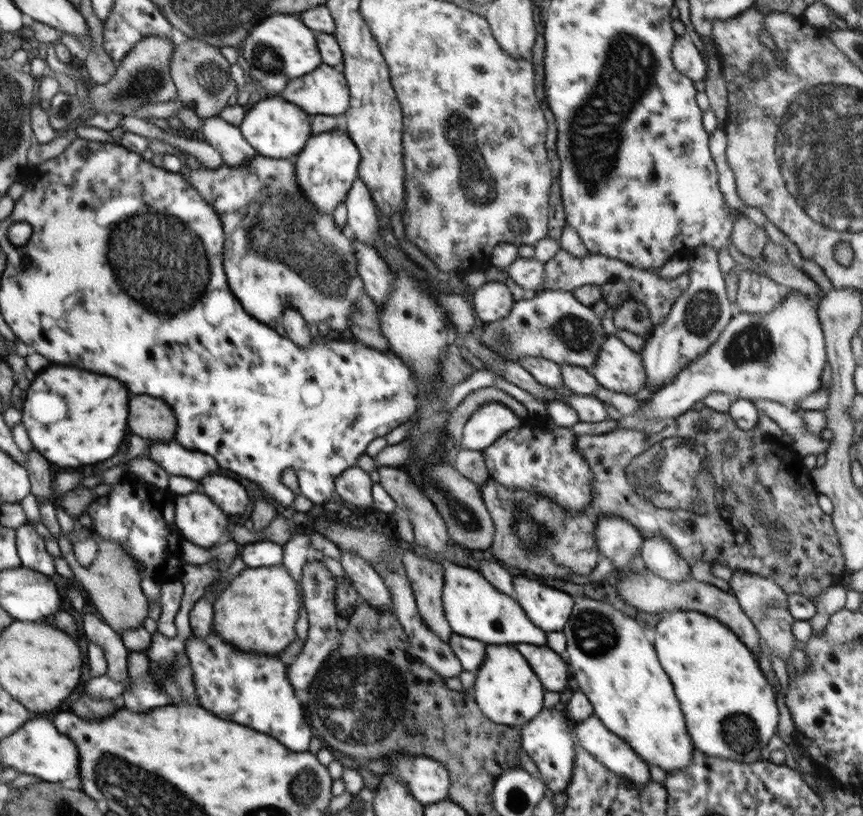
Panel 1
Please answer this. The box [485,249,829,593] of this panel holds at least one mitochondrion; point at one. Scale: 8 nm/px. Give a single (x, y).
(675, 481)

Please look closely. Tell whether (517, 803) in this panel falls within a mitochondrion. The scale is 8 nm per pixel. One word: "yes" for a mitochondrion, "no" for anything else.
yes

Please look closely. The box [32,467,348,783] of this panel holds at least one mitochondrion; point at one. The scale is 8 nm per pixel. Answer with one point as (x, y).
(173, 666)

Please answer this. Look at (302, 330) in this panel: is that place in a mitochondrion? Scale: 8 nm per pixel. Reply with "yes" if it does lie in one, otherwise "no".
no

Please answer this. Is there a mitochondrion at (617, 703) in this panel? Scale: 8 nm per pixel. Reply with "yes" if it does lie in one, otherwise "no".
no

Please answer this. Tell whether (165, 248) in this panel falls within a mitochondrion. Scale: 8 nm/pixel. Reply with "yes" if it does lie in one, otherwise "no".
yes

